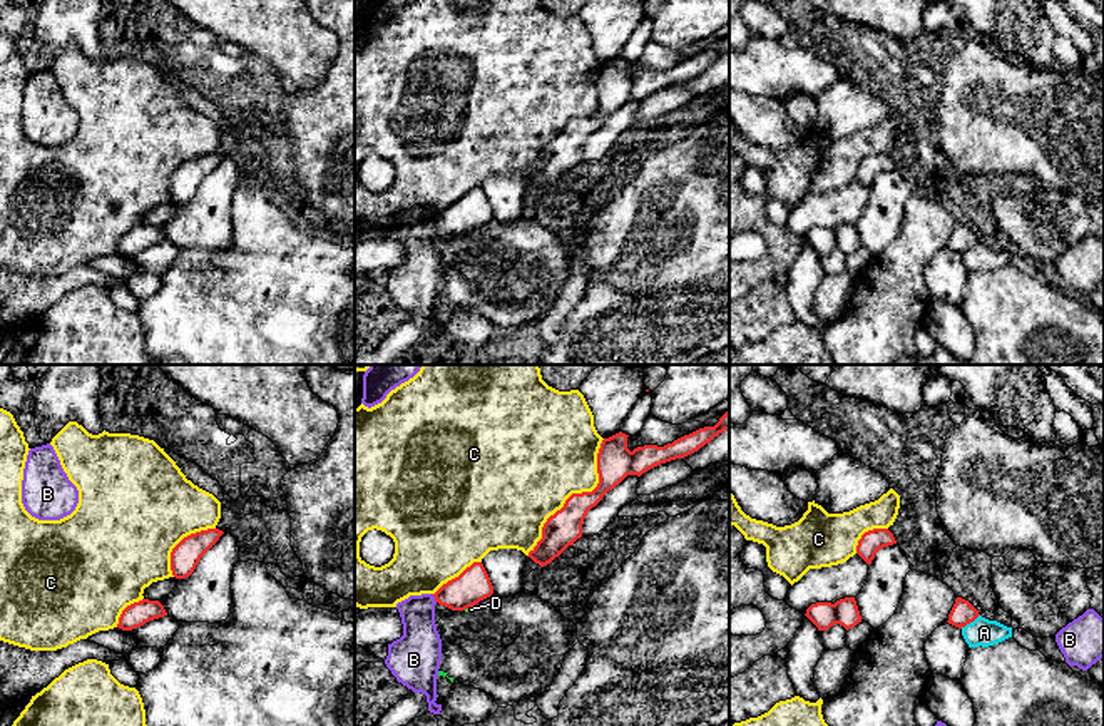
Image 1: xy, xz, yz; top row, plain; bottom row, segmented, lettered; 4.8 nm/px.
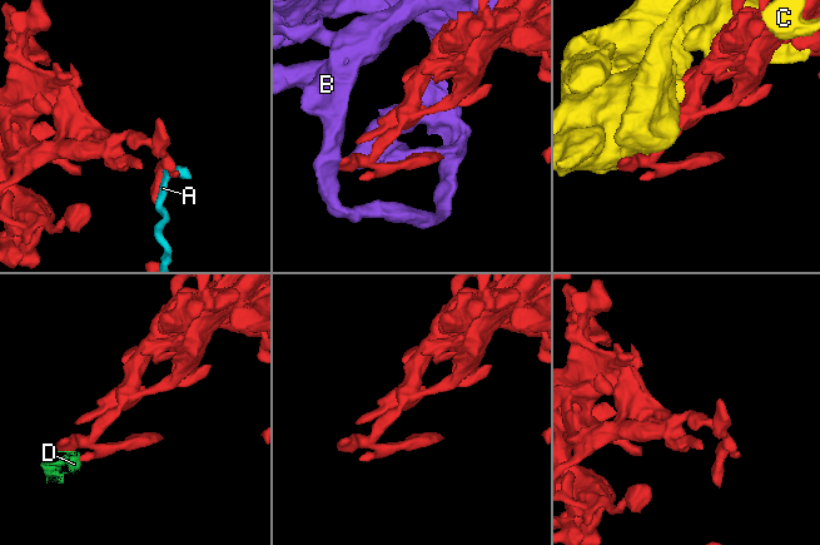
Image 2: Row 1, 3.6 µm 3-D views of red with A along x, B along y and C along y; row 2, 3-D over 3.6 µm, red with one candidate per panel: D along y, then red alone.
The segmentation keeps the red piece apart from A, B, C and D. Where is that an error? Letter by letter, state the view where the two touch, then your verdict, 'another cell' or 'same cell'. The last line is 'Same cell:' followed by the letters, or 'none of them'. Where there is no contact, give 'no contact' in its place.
A: yz | another cell
B: xz | another cell
C: xz | another cell
D: xz | another cell
Same cell: none of them

